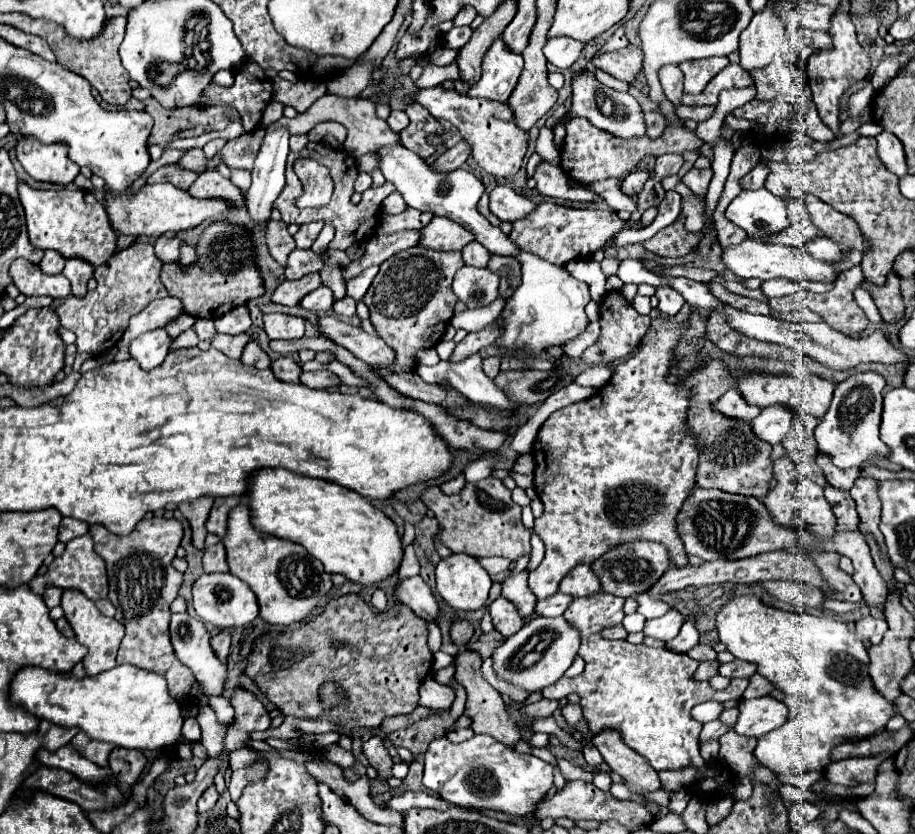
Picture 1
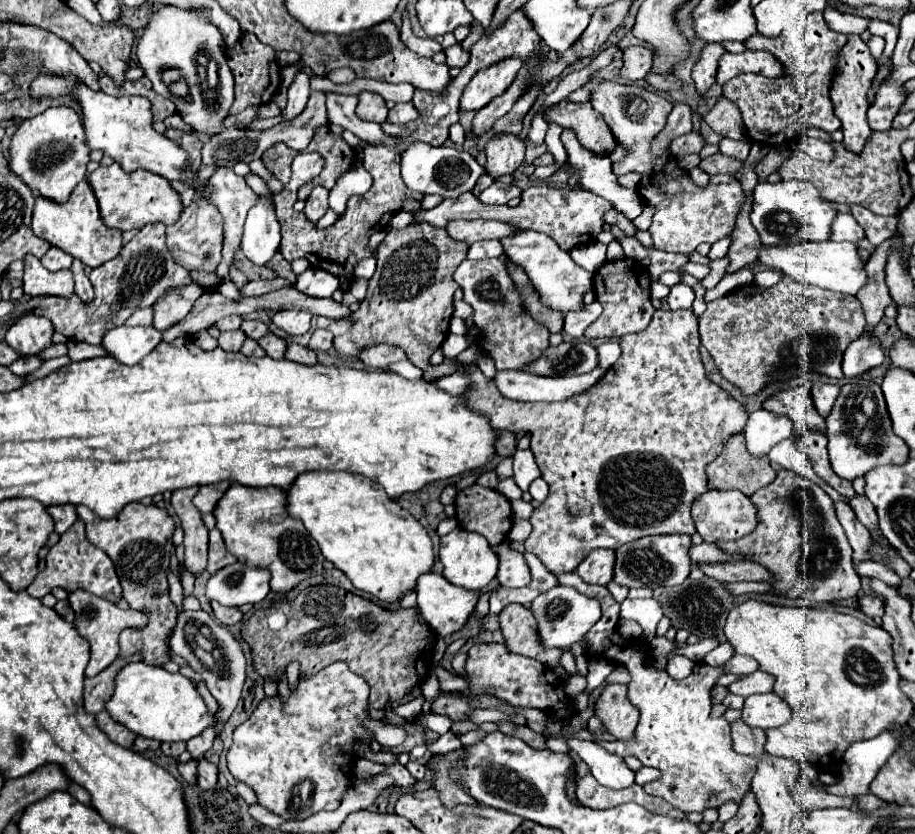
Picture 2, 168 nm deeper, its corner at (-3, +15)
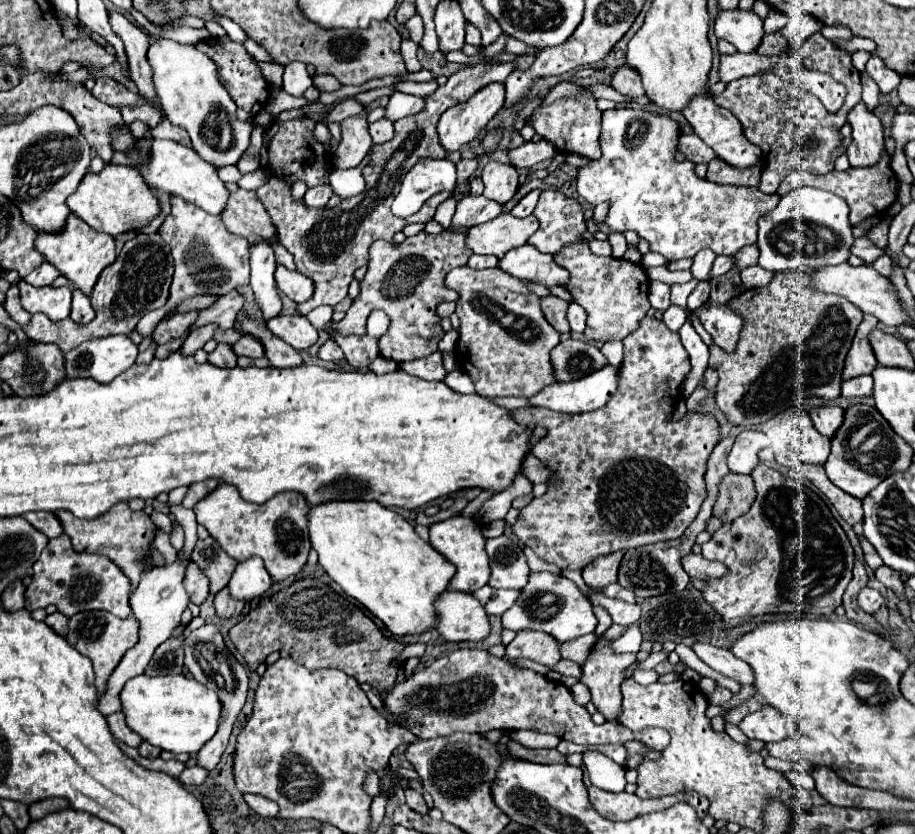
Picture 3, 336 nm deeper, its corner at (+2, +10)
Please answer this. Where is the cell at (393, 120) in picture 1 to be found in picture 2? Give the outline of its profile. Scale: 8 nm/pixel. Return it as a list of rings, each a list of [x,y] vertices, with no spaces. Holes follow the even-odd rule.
[[[397,103],[393,109],[389,109],[387,121],[395,123],[395,125],[403,125],[403,123],[409,123],[417,117],[419,117],[419,113],[411,103]]]

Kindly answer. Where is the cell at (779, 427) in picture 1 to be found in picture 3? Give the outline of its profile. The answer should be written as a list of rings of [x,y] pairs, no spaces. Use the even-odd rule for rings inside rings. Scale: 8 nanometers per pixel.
[[[760,430],[742,431],[735,439],[728,466],[736,474],[752,474],[752,470],[760,464],[758,458],[758,446],[760,450],[770,446],[770,438]]]

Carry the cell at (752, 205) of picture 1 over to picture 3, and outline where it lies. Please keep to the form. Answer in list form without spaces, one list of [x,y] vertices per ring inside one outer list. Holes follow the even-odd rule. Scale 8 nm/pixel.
[[[796,188],[784,194],[774,210],[764,214],[758,222],[758,266],[770,272],[816,268],[824,264],[846,262],[852,246],[852,226],[848,222],[846,202],[826,190]]]

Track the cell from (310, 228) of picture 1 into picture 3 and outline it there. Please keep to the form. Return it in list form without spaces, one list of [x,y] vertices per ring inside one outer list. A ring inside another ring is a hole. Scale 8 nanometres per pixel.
[[[316,186],[316,188],[306,192],[304,204],[308,208],[324,208],[328,204],[330,196],[332,196],[332,188],[330,186]]]

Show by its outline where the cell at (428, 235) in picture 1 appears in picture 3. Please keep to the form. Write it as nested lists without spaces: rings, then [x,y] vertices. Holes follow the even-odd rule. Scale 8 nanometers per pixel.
[[[500,214],[486,224],[478,224],[466,230],[466,246],[476,254],[494,254],[502,258],[508,250],[526,244],[526,240],[538,230],[538,222],[532,216],[514,218]]]

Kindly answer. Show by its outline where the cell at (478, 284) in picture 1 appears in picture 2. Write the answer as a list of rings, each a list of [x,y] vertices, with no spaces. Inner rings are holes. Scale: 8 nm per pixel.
[[[465,259],[457,267],[453,277],[461,285],[465,301],[473,307],[473,323],[481,325],[481,341],[477,341],[477,347],[495,361],[497,371],[523,371],[525,365],[537,361],[543,355],[543,351],[549,347],[551,333],[549,329],[539,325],[529,313],[525,313],[525,307],[521,305],[521,293],[517,293],[517,287],[513,287],[513,279],[509,277],[505,261]]]

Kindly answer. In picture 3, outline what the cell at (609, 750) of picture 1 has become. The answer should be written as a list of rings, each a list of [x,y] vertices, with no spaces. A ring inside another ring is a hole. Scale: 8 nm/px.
[[[598,636],[594,650],[582,664],[580,682],[590,688],[594,706],[608,722],[618,722],[618,716],[622,714],[622,670],[630,666],[634,660],[636,654],[614,654],[610,650],[610,642]]]

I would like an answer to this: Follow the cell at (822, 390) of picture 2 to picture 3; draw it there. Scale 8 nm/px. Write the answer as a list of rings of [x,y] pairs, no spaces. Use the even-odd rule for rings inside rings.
[[[818,406],[810,410],[814,428],[828,438],[832,438],[832,434],[836,432],[836,426],[840,426],[842,416],[844,416],[844,410],[840,406]]]

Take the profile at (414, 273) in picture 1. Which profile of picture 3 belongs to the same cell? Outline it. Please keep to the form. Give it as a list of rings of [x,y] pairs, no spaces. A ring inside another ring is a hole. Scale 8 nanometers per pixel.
[[[420,232],[412,238],[406,238],[402,244],[376,240],[370,246],[370,262],[368,272],[360,282],[360,296],[354,300],[344,320],[332,320],[328,328],[340,336],[362,336],[366,334],[368,314],[372,310],[384,310],[390,318],[390,328],[378,342],[382,356],[398,364],[430,356],[444,336],[444,330],[440,326],[442,318],[436,314],[436,306],[446,300],[458,300],[456,290],[446,288],[444,278],[452,268],[464,266],[470,254],[472,252],[464,246],[464,232]]]

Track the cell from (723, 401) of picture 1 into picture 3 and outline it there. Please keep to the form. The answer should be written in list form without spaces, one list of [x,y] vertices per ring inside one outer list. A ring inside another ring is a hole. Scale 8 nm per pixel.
[[[646,316],[622,344],[624,362],[618,368],[618,390],[606,406],[582,414],[560,414],[526,406],[516,408],[510,414],[520,426],[546,428],[546,436],[534,444],[532,454],[552,472],[552,482],[546,484],[546,494],[534,498],[520,510],[520,518],[512,530],[538,558],[556,564],[560,570],[582,570],[594,558],[604,554],[660,540],[676,540],[692,524],[708,496],[704,472],[712,450],[720,442],[720,424],[712,414],[690,410],[680,420],[672,418],[676,400],[692,370],[690,356],[684,350],[678,332],[668,330],[662,320]]]

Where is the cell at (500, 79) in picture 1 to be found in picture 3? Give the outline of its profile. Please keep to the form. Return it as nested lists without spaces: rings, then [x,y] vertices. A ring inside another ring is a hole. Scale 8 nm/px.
[[[492,82],[480,88],[472,98],[446,110],[438,122],[440,144],[446,152],[458,150],[466,142],[474,140],[488,120],[504,104],[504,84]]]

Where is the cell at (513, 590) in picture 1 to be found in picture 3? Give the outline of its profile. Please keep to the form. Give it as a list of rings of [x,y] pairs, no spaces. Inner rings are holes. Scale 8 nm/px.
[[[498,536],[486,540],[486,552],[490,556],[492,576],[488,586],[522,590],[528,584],[528,564],[522,546],[510,536]]]

